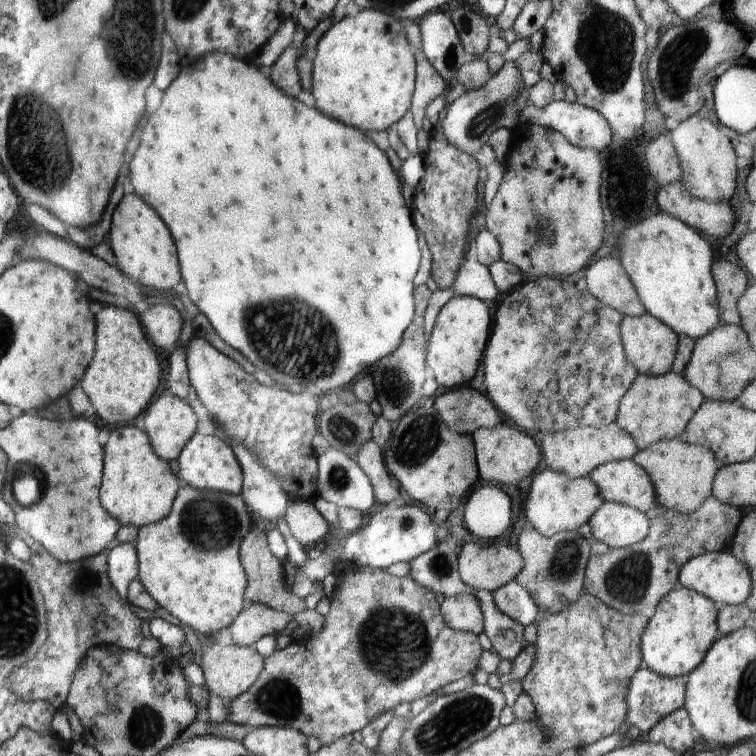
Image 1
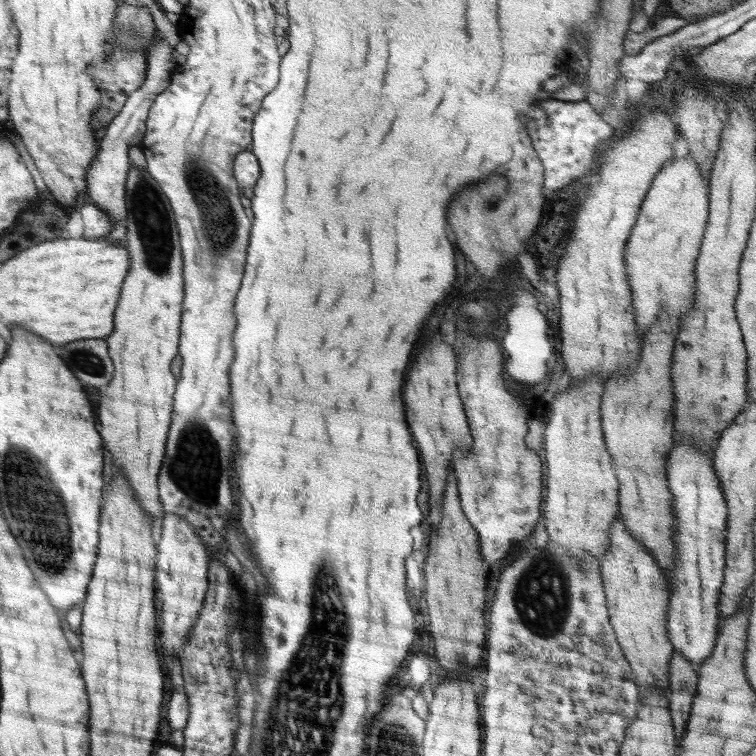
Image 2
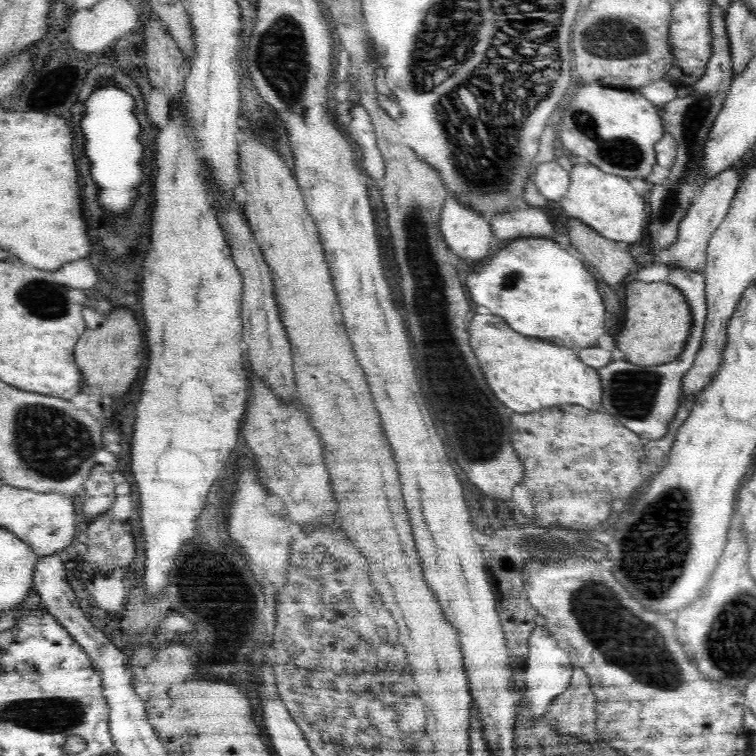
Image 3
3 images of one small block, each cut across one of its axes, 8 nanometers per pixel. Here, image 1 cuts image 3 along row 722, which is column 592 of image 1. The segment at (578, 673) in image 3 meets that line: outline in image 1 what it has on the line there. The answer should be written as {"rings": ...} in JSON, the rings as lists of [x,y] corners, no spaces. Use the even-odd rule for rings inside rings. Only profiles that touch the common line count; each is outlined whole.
{"rings":[[[713,495],[689,514],[674,512],[660,503],[645,514],[650,522],[650,532],[641,542],[622,549],[599,541],[590,546],[582,588],[615,610],[650,618],[661,598],[679,585],[678,576],[686,562],[713,551],[731,551],[735,530],[743,515],[738,507],[724,504]]]}

